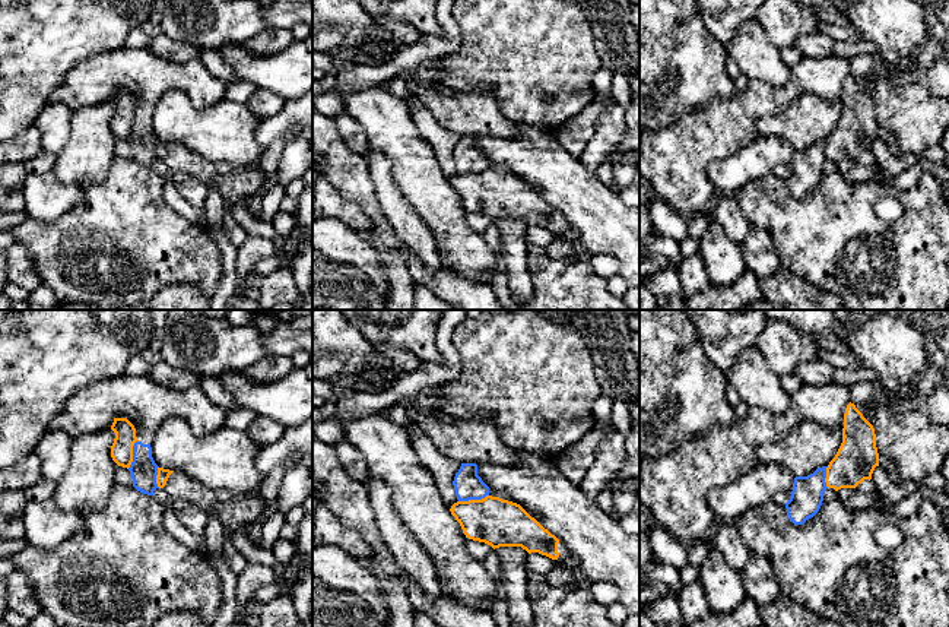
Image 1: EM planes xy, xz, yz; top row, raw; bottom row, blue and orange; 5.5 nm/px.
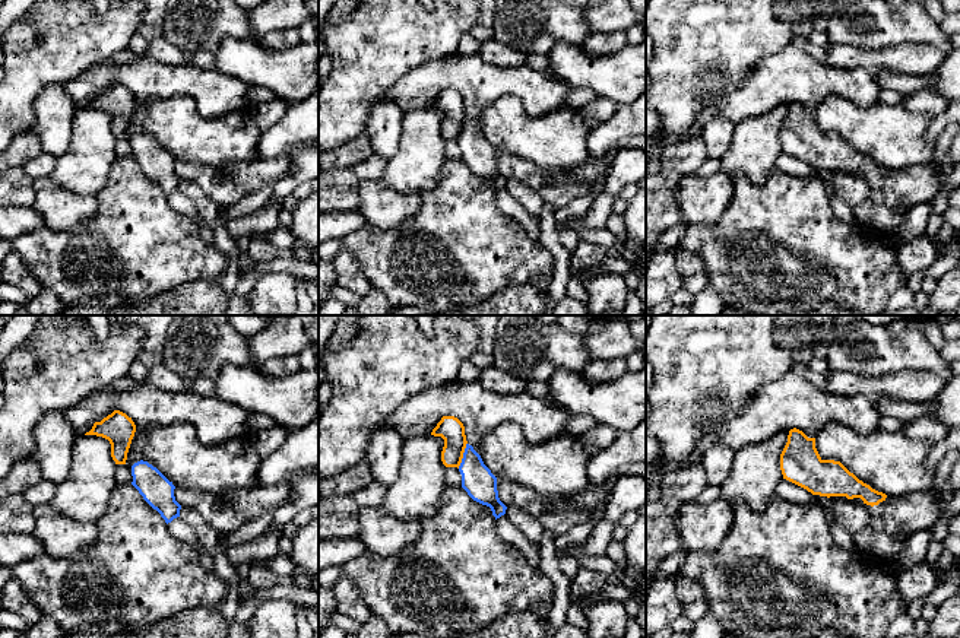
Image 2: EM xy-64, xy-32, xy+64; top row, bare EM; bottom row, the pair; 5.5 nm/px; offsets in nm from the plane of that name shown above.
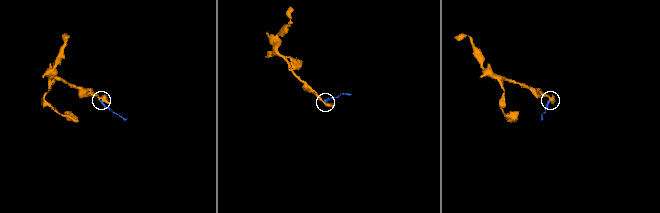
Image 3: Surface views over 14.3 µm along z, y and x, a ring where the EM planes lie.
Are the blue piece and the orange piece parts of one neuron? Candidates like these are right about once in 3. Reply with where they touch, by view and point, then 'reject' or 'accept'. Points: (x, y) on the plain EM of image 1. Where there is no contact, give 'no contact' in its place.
xz (473, 171) | reject

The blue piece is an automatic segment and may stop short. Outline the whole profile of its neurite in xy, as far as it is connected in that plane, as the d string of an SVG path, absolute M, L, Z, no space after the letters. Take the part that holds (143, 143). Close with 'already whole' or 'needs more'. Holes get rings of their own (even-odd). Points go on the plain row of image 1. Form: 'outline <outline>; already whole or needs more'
outline M130 48L96 54L72 69L51 99L64 102L72 111L111 101L115 91L127 91L136 101L133 134L128 140L133 159L153 168L158 159L158 137L150 115L169 89L185 92L193 107L201 110L226 98L231 83L213 76L199 60L168 61L149 48Z; needs more

